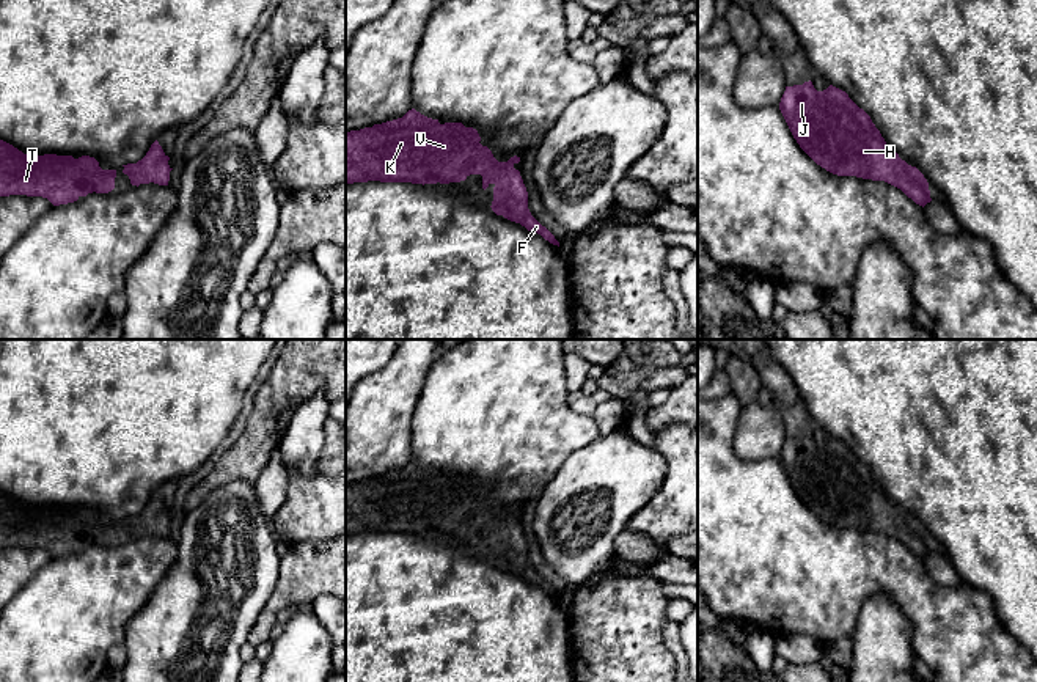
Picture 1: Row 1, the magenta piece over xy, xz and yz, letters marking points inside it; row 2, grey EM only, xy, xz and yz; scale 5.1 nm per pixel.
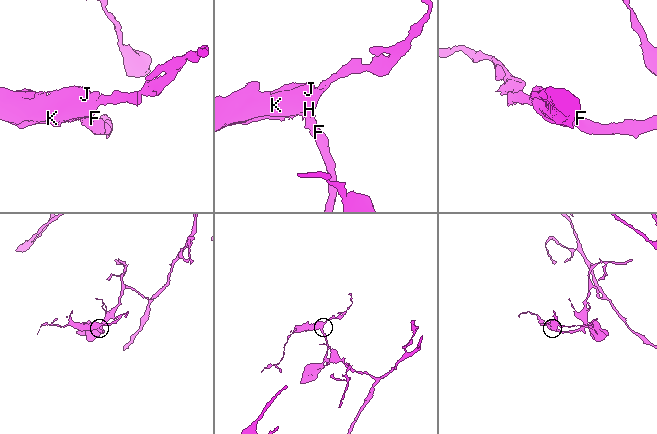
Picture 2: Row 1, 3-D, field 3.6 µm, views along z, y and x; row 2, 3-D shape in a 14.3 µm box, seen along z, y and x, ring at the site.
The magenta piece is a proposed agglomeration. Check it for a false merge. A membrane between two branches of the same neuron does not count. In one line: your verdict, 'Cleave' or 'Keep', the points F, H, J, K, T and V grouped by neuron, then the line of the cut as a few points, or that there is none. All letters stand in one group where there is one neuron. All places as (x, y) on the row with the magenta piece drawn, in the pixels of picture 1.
Keep. Groups: F H J K T V. No split

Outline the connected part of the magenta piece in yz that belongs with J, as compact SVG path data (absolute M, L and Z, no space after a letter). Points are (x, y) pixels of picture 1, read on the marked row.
M811 80L786 86L779 110L800 148L826 171L837 176L885 181L922 207L932 201L924 174L888 148L870 116L845 91L833 85L817 91Z

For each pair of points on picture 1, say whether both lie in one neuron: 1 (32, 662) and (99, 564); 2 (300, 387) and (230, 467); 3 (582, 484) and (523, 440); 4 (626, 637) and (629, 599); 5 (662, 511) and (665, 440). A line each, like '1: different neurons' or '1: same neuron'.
1: same neuron
2: same neuron
3: different neurons
4: same neuron
5: same neuron

